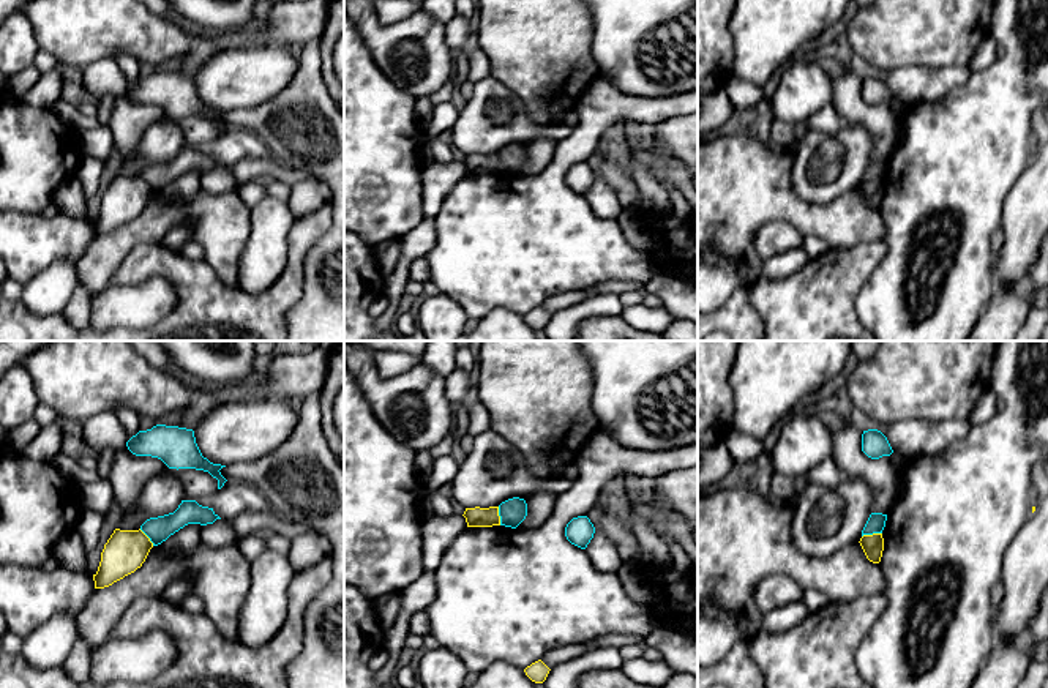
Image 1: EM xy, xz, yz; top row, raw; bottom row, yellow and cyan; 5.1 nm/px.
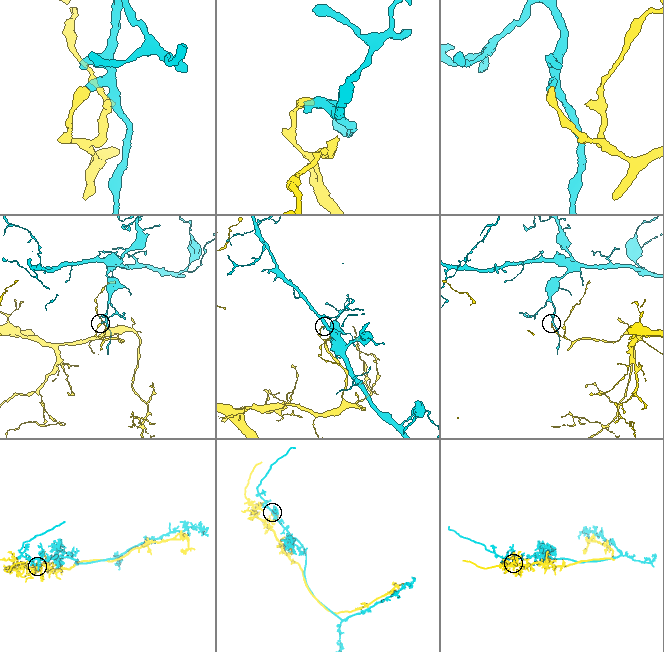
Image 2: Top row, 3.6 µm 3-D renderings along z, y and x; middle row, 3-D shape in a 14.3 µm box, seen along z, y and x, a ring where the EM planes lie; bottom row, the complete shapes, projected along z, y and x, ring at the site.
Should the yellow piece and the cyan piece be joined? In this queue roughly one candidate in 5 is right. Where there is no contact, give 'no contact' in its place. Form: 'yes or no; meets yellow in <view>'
no; meets yellow in yz

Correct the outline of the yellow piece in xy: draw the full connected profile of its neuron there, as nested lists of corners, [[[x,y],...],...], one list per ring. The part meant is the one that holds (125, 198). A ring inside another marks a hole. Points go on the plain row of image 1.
[[[115,175],[101,199],[95,235],[104,235],[134,219],[145,208],[153,189],[139,177]]]

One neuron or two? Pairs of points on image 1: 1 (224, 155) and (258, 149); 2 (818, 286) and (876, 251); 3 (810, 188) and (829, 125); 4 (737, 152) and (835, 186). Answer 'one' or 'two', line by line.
1: one
2: one
3: two
4: two

